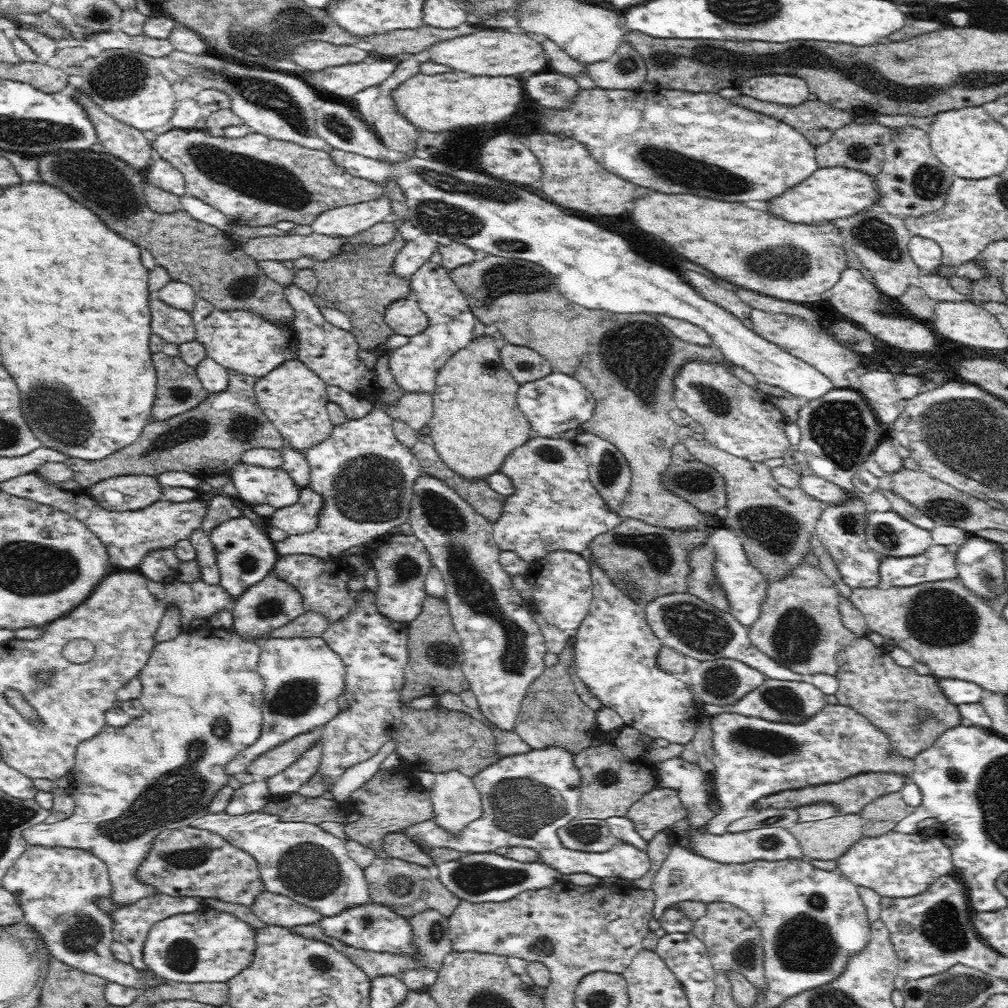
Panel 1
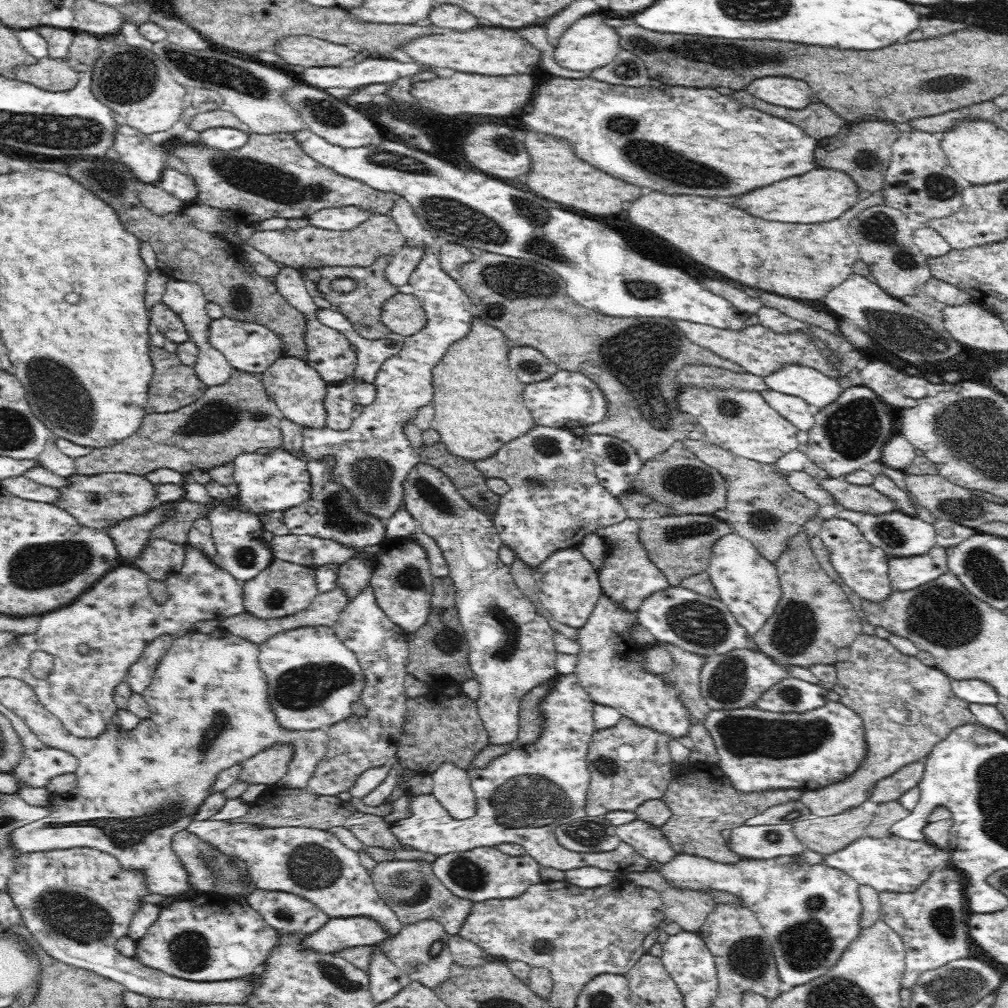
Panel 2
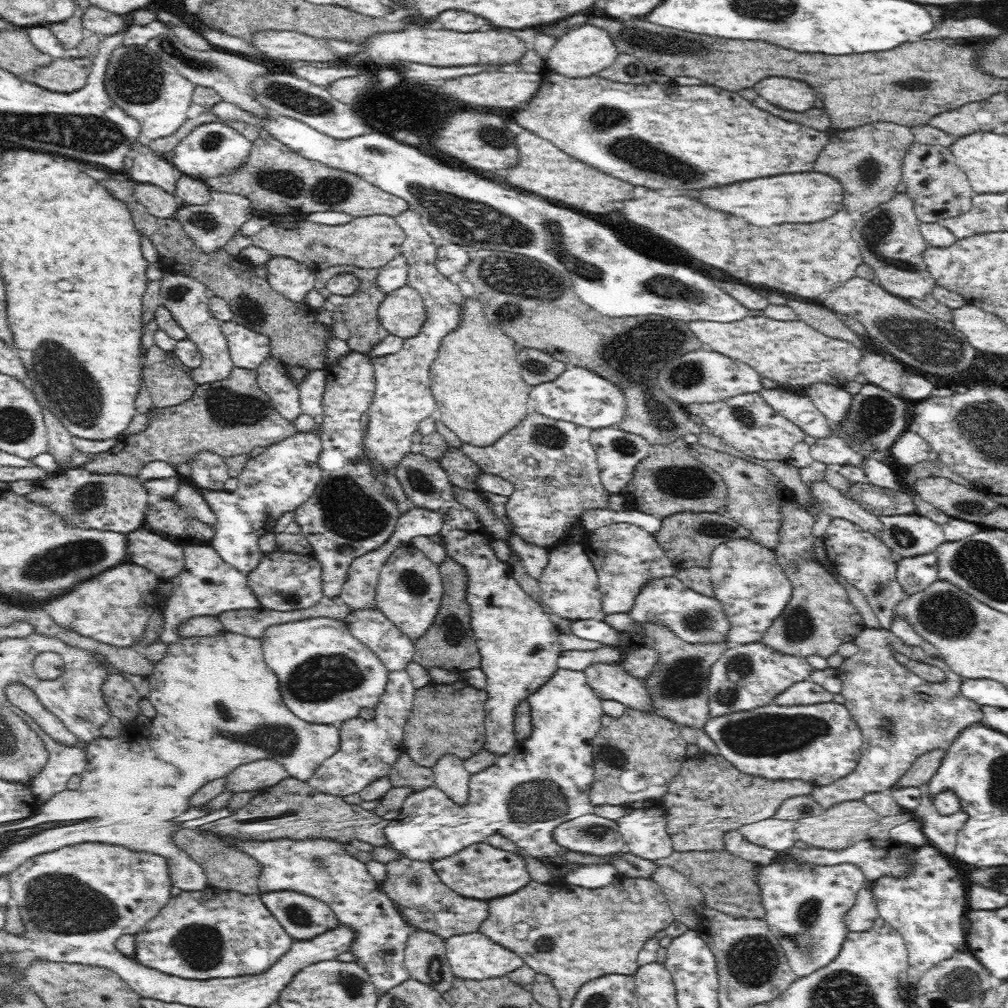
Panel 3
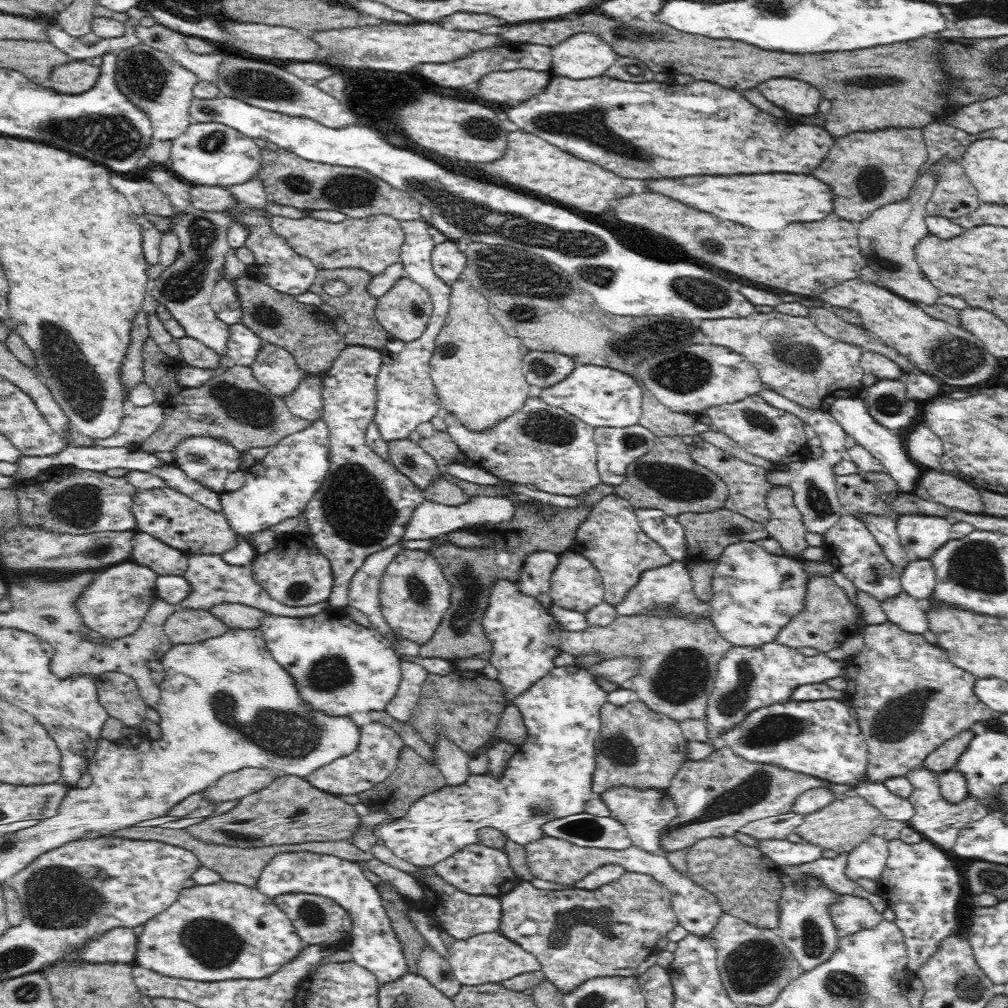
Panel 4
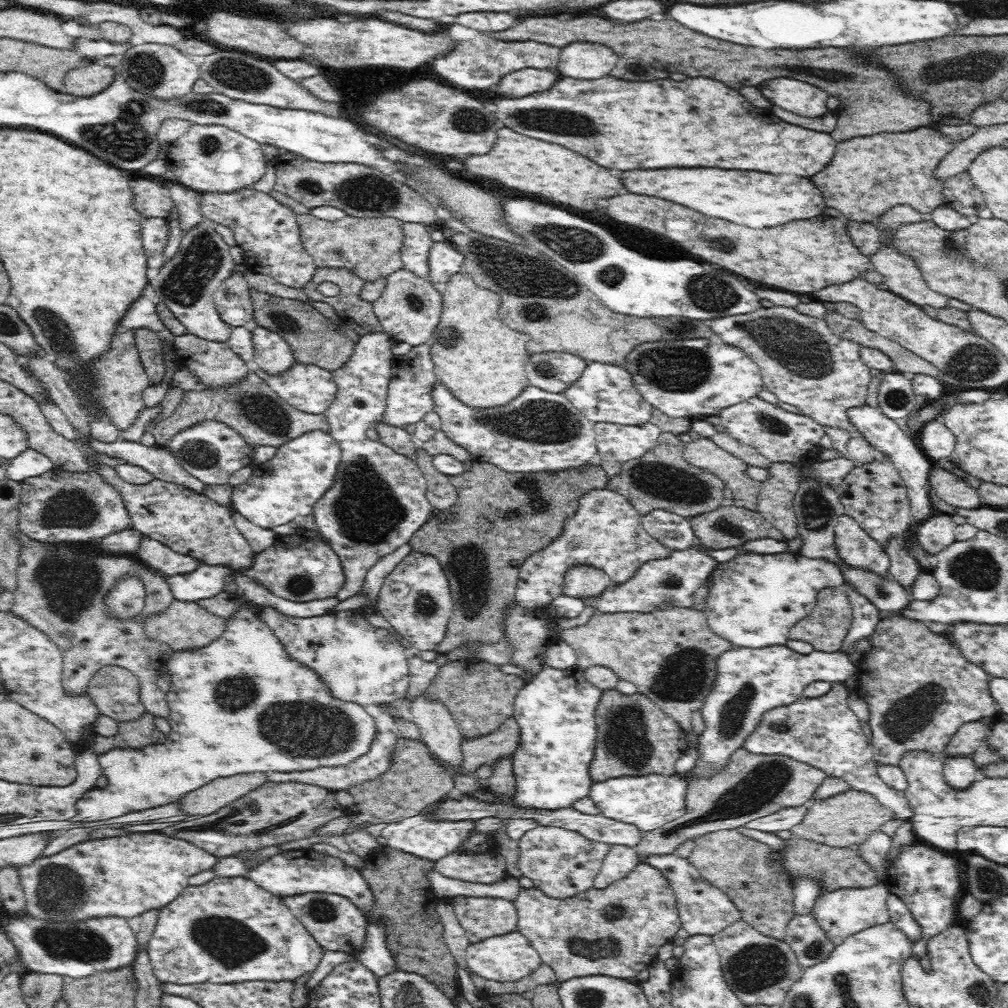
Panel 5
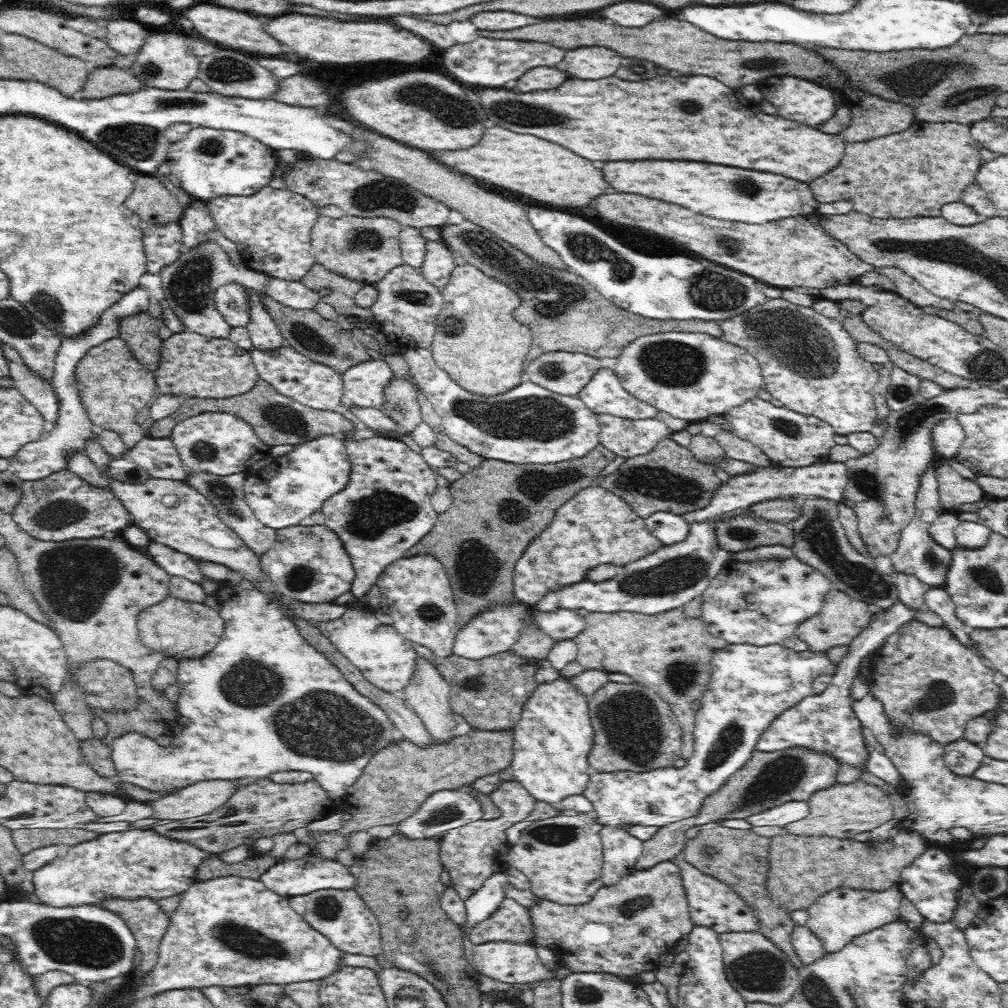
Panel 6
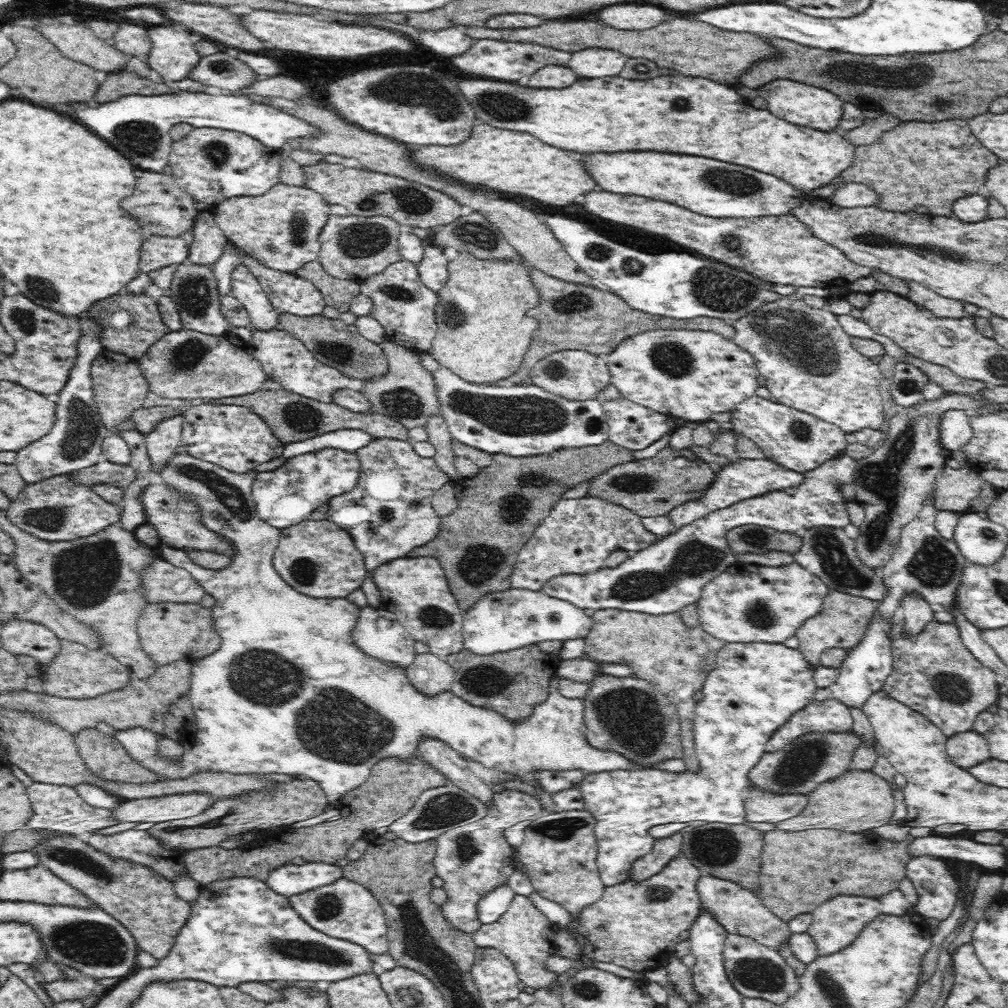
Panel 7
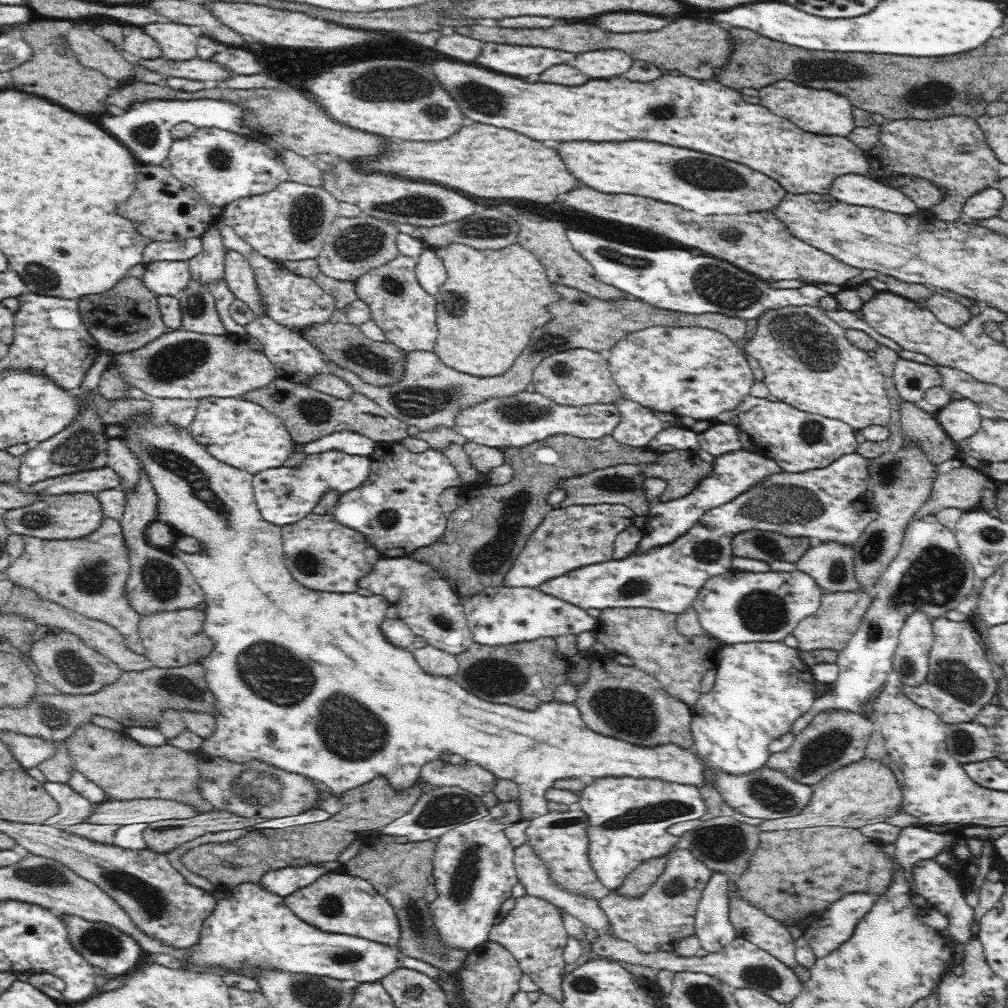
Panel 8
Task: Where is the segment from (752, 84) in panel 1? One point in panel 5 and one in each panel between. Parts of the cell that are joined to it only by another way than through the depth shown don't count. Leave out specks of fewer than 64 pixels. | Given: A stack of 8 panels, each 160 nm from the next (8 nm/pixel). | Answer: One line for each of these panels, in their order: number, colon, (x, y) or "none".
2: (784, 92)
3: (793, 95)
4: (802, 99)
5: (798, 96)

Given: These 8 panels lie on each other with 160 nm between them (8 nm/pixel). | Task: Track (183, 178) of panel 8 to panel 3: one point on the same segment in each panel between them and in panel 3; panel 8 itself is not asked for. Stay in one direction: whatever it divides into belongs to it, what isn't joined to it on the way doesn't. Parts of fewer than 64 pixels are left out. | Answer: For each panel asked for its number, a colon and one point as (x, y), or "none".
3: (213, 149)
4: (211, 154)
5: (208, 158)
6: (209, 162)
7: (212, 165)

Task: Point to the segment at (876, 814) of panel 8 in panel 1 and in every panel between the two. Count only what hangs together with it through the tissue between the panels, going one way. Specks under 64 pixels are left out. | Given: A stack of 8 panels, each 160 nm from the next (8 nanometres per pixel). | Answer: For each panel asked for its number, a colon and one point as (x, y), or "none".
1: (827, 839)
2: (824, 834)
3: (842, 825)
4: (844, 823)
5: (848, 818)
6: (842, 811)
7: (858, 800)

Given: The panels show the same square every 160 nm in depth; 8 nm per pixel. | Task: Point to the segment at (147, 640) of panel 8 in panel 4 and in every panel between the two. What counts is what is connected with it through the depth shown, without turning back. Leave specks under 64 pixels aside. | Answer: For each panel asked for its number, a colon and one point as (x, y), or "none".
4: (185, 625)
5: (184, 625)
6: (185, 631)
7: (169, 632)

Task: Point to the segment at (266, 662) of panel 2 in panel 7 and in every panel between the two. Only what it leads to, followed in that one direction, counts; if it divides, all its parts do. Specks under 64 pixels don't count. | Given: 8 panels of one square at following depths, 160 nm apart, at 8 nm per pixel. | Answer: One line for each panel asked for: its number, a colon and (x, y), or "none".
3: (326, 675)
4: (340, 667)
5: (362, 663)
6: (387, 660)
7: (384, 639)

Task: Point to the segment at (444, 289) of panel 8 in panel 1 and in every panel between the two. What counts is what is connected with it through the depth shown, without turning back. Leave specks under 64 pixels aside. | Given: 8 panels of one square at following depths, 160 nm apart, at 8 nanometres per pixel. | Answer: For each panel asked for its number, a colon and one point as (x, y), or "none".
1: (476, 423)
2: (478, 400)
3: (480, 394)
4: (476, 367)
5: (478, 358)
6: (478, 342)
7: (483, 335)

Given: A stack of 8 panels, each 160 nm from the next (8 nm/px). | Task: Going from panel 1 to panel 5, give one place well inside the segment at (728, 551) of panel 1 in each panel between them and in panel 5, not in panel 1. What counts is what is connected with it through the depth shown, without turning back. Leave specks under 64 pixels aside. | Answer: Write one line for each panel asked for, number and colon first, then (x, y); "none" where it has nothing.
2: (748, 584)
3: (749, 582)
4: (755, 593)
5: (754, 600)

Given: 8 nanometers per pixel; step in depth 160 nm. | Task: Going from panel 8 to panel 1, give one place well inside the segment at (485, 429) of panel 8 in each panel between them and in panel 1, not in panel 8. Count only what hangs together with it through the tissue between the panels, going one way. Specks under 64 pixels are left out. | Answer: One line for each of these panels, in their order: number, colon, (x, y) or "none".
1: (554, 506)
2: (550, 505)
3: (551, 463)
4: (546, 447)
5: (538, 431)
6: (529, 425)
7: (518, 420)

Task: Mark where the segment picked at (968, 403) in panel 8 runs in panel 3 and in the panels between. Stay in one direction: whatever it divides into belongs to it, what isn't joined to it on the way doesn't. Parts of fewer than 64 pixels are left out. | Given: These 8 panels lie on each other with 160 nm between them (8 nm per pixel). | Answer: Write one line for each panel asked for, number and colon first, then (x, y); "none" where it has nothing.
3: (909, 449)
4: (924, 447)
5: (936, 440)
6: (947, 435)
7: (955, 431)

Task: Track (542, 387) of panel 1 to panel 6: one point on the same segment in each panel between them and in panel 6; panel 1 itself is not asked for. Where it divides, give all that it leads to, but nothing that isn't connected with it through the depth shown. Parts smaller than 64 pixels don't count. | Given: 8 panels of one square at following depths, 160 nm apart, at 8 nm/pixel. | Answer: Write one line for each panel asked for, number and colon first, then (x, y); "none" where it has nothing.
2: (567, 399)
3: (578, 395)
4: (600, 396)
5: (603, 392)
6: (604, 394)

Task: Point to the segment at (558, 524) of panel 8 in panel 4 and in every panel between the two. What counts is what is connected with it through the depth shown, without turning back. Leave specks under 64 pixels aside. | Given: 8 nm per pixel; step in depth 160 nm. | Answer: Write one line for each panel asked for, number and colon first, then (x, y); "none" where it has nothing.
4: (611, 538)
5: (606, 532)
6: (596, 527)
7: (579, 534)

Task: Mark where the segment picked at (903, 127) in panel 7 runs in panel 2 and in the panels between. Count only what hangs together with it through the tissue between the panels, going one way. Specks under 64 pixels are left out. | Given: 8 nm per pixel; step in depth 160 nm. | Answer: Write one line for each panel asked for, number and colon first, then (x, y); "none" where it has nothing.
2: (862, 149)
3: (868, 161)
4: (865, 170)
5: (868, 175)
6: (913, 173)

